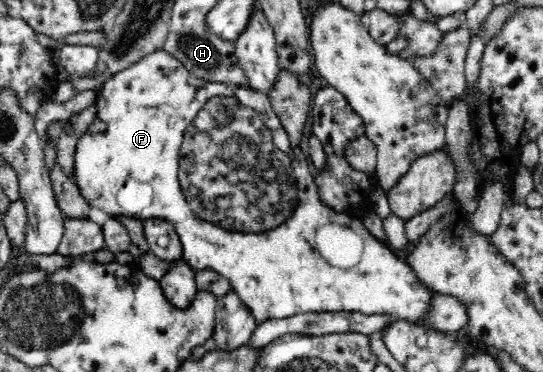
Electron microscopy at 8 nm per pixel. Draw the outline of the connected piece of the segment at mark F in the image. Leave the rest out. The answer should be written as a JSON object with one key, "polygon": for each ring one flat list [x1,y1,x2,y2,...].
{"polygon":[[164,50,154,51,153,53,146,54,140,62,133,64,132,66,126,67,122,72,118,74,111,75,107,80,105,80,98,91,96,91,97,101,95,102,96,108,98,109,98,114,94,118,94,122,90,124,90,128,86,130,86,134,78,140,77,152,75,155,76,164,76,179,77,186,81,191,81,194,86,198,86,201,90,203,90,206,95,206,105,211,110,217,111,216,130,216,131,218,138,218,139,220,148,220,149,218,158,218,170,223,174,227,174,231,179,236,182,245,182,257,192,266,194,270,198,269,214,269,214,271,221,274,226,280,229,280,231,286,235,293,239,295,239,298,246,303,248,309,256,322,261,323,264,321,272,319,282,319,294,316,296,314,304,313,321,313,321,312,332,312,332,311,343,311,352,313,362,313,365,315,380,315,389,316,394,321,402,320,404,322,409,322,410,324,415,324,416,326,421,326,425,330,436,330,436,327,430,323,428,325,428,316,430,316,430,310,434,308,435,294,431,288,424,286,423,282,419,280,418,275,410,266,410,263,406,260,402,260,398,255,392,253,390,248,386,246,385,242,380,241,374,235,372,235,364,225,362,225,361,220,354,217,348,216,344,213,338,213,332,207,329,207,322,201,317,183,315,182,314,172,306,159,306,156,302,153,301,148,298,146,290,146,289,136,286,134,280,119,274,114,273,108,271,107,269,96,266,94,260,94,255,90,252,90,248,85,230,85,230,83,223,82,210,82,206,79,200,79,196,75,192,74,186,67,182,64,182,61,178,60,176,57,169,56]]}

